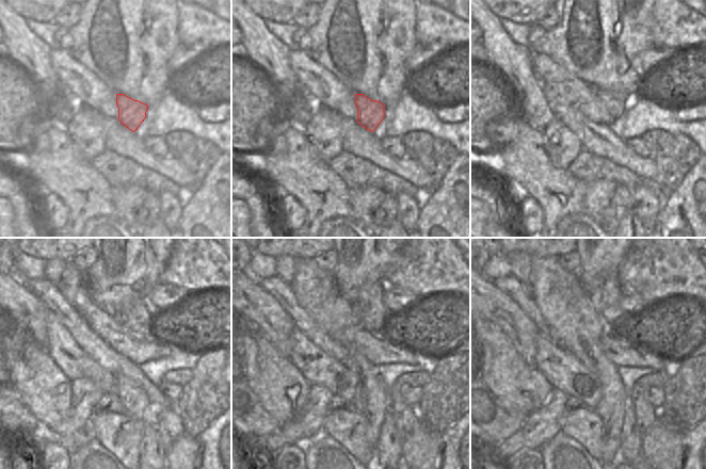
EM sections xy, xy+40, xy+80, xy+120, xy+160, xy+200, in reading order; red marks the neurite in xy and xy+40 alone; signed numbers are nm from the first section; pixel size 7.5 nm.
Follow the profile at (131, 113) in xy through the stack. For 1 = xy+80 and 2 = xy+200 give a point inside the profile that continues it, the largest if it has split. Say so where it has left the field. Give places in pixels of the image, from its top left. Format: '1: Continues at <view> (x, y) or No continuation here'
1: Continues at xy+80 (616, 104)
2: Continues at xy+200 (604, 295)

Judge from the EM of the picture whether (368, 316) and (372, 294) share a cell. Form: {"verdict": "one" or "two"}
{"verdict": "one"}

